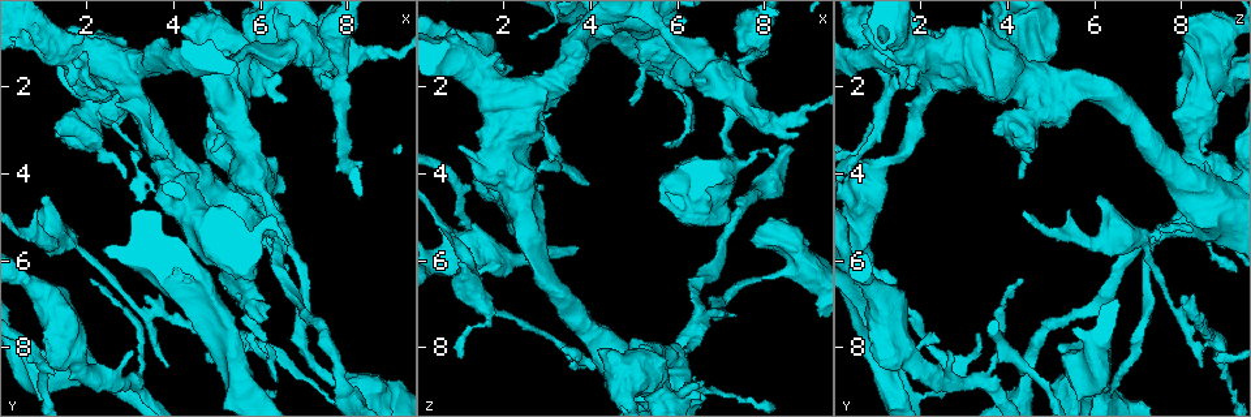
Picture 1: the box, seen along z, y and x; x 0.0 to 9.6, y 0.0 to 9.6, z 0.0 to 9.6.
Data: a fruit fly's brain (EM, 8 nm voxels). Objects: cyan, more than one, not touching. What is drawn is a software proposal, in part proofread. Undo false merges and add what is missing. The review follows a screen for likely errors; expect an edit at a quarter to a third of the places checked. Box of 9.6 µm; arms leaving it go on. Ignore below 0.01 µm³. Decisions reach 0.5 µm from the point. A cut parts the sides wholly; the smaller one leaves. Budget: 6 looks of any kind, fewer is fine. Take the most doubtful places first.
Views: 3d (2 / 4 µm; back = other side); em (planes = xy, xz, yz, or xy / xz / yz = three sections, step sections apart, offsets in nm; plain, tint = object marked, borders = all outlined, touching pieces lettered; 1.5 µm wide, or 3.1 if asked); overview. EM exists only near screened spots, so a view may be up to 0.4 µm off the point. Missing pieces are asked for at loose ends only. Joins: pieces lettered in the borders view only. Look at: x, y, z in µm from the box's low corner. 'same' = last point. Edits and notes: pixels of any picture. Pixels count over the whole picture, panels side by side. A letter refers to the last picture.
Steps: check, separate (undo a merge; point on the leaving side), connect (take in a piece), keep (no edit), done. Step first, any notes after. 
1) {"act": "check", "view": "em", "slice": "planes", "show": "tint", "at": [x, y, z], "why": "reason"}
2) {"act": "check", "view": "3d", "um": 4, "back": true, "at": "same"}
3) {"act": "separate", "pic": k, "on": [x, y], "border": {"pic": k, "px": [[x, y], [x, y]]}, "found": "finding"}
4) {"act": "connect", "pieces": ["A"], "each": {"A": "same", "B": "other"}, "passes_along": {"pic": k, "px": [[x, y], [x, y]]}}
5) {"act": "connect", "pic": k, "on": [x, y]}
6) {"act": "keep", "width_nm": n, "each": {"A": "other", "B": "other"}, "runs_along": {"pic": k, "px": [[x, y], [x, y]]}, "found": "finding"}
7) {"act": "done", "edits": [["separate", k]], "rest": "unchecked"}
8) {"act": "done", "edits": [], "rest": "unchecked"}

{"act": "check", "view": "em", "slice": "planes", "show": "borders", "at": [0.95, 4.55, 6.00], "why": "an open end"}

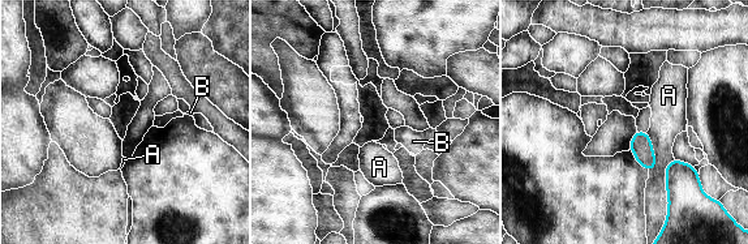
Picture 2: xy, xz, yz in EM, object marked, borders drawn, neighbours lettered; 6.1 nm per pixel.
{"act": "keep", "each": {"A": "other", "B": "other"}, "border": {"pic": 2, "px": [[674, 158], [666, 167], [666, 212]]}, "found": "no lettered piece goes on from it"}

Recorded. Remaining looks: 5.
{"act": "check", "view": "3d", "um": 4, "at": [3.35, 6.80, 8.15], "why": "three-way junction"}

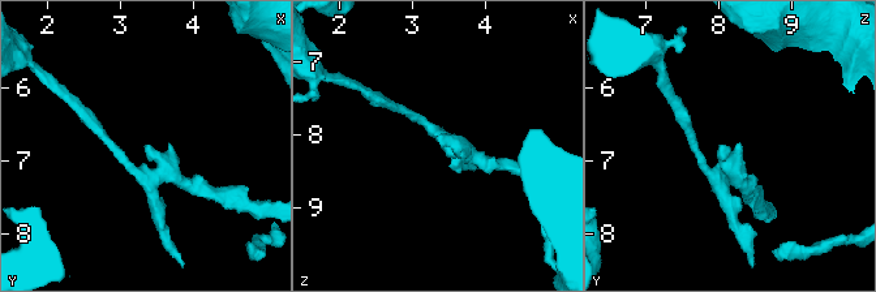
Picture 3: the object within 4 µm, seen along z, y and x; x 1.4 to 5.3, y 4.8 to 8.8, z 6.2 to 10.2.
{"act": "check", "view": "em", "slice": "planes", "show": "borders", "at": [3.30, 6.80, 8.10], "arms": 3, "why": "need the tissue"}

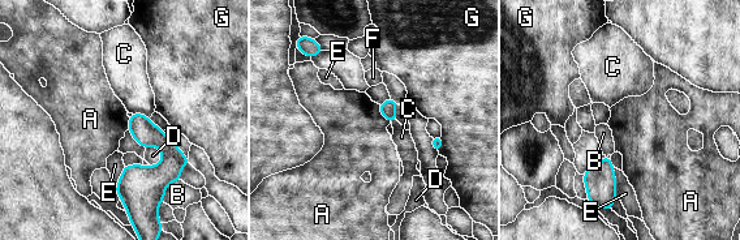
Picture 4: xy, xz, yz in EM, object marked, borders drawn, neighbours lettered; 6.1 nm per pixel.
{"act": "keep", "longest_contact_nm": ["E", 190], "each": {"A": "other", "B": "other", "C": "other", "D": "other", "E": "other", "F": "other", "G": "other"}, "border": {"pic": 4, "px": [[378, 104], [378, 111], [390, 123]]}, "found": "no lettered piece goes on from it"}

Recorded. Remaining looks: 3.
{"act": "check", "view": "em", "slice": "planes", "show": "borders", "at": [2.35, 3.50, 4.45], "why": "calibre changes"}

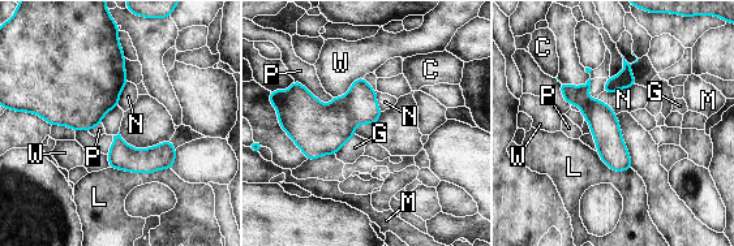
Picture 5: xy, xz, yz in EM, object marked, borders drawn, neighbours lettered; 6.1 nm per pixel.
{"act": "keep", "each": {"C": "other", "G": "other", "L": "other", "M": "other", "N": "other", "P": "other", "W": "other"}, "runs_along": {"pic": 5, "px": [[562, 86], [629, 165]]}, "found": "one neuron here"}

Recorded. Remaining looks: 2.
{"act": "done", "edits": [], "rest": "unchecked"}

